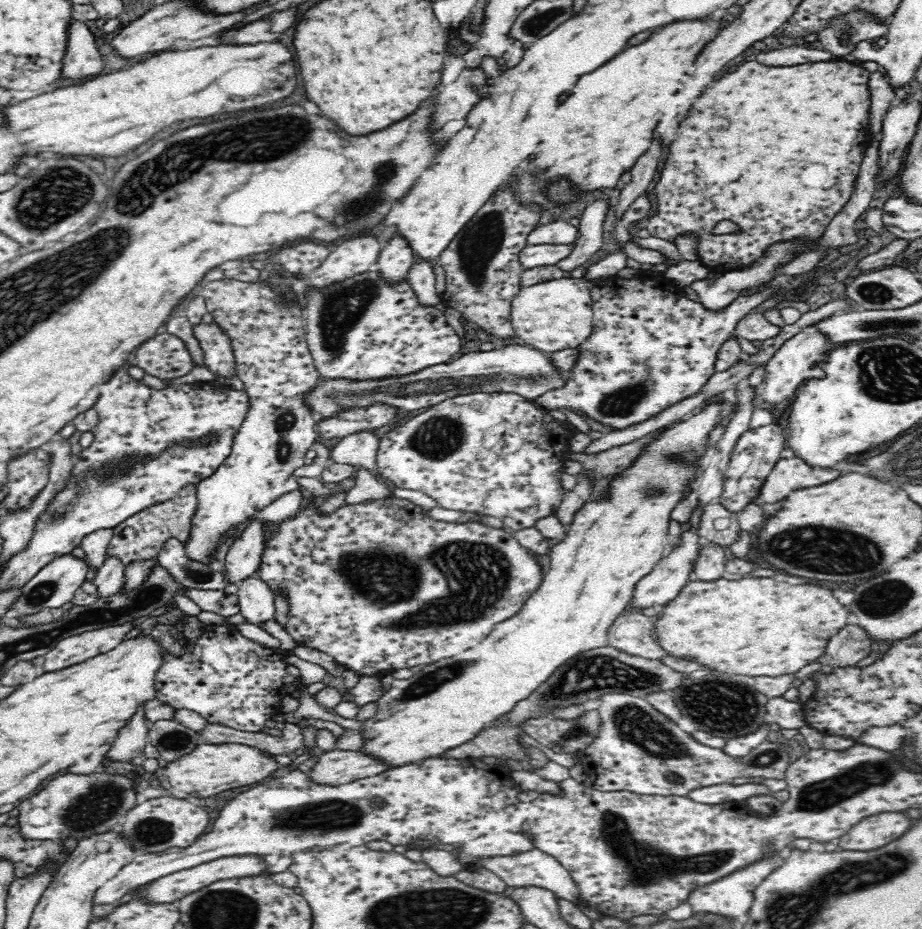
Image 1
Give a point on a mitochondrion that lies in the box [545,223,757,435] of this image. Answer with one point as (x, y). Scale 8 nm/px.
(624, 400)

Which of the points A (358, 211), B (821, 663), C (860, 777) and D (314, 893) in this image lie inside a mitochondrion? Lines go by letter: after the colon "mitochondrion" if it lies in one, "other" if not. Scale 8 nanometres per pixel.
A: mitochondrion
B: other
C: mitochondrion
D: other

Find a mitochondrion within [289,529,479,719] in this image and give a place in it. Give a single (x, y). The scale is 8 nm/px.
(429, 683)

